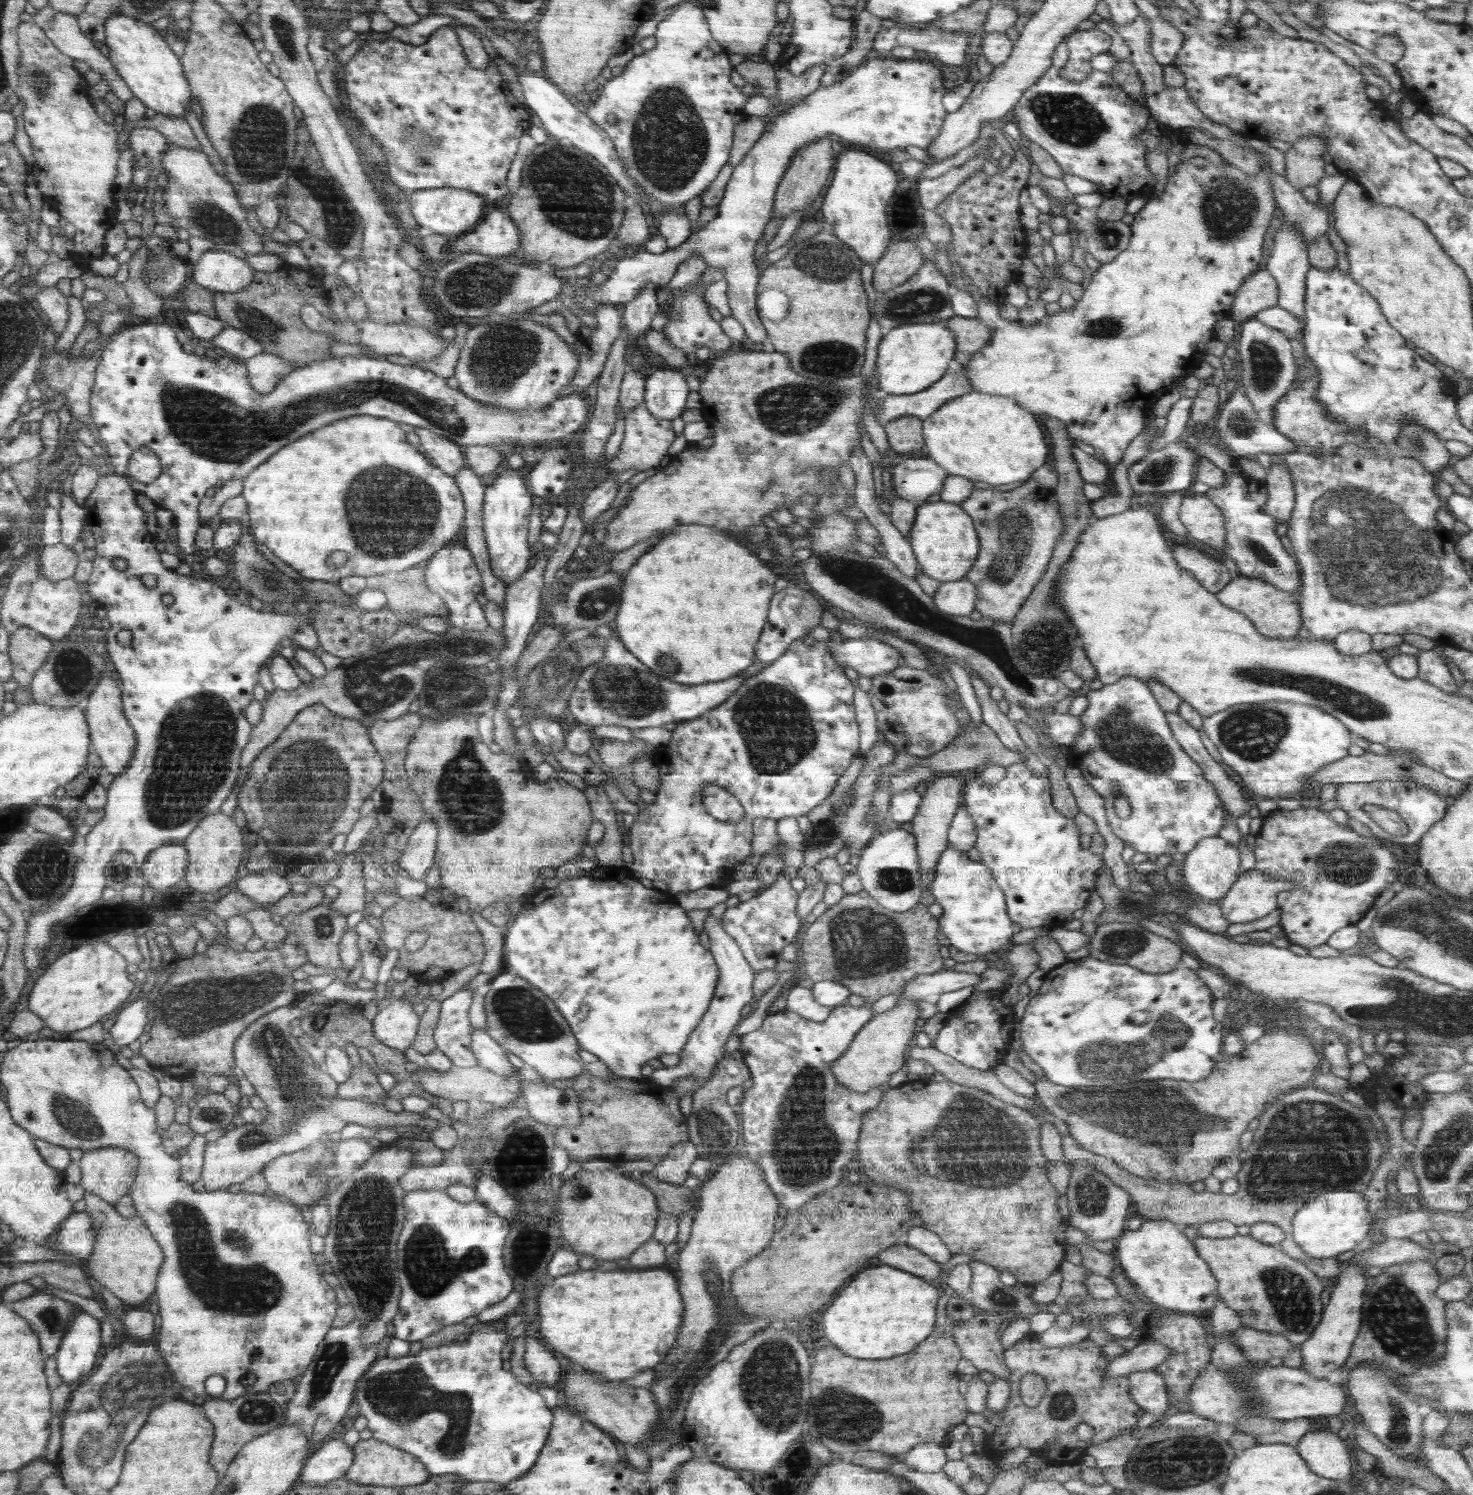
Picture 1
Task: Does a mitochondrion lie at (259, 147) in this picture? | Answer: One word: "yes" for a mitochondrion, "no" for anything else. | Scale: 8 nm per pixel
yes

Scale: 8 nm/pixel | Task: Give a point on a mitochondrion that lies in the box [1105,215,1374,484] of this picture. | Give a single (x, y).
(1265, 364)

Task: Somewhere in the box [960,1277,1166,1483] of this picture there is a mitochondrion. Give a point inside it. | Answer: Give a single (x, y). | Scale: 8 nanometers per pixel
(1063, 1406)

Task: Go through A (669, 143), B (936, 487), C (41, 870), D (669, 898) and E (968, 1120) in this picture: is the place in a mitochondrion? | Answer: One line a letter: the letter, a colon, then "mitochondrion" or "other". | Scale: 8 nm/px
A: mitochondrion
B: other
C: mitochondrion
D: other
E: mitochondrion

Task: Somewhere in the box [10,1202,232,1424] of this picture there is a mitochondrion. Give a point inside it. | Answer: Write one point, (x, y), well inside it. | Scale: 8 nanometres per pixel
(50, 1317)

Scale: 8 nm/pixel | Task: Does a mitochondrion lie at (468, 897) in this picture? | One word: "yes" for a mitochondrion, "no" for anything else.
no

